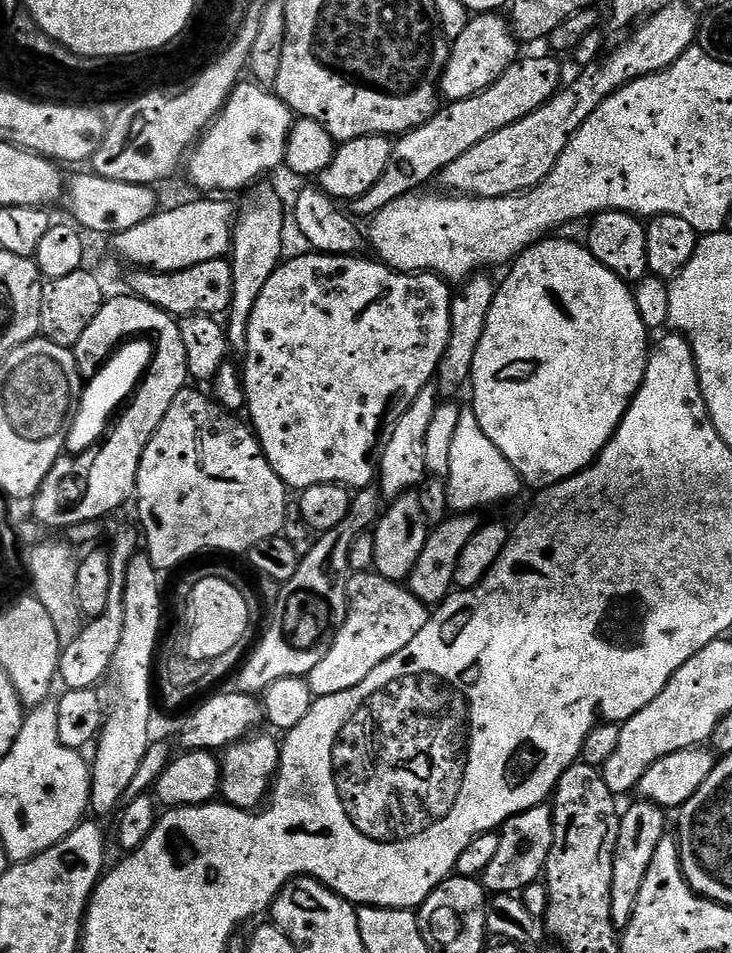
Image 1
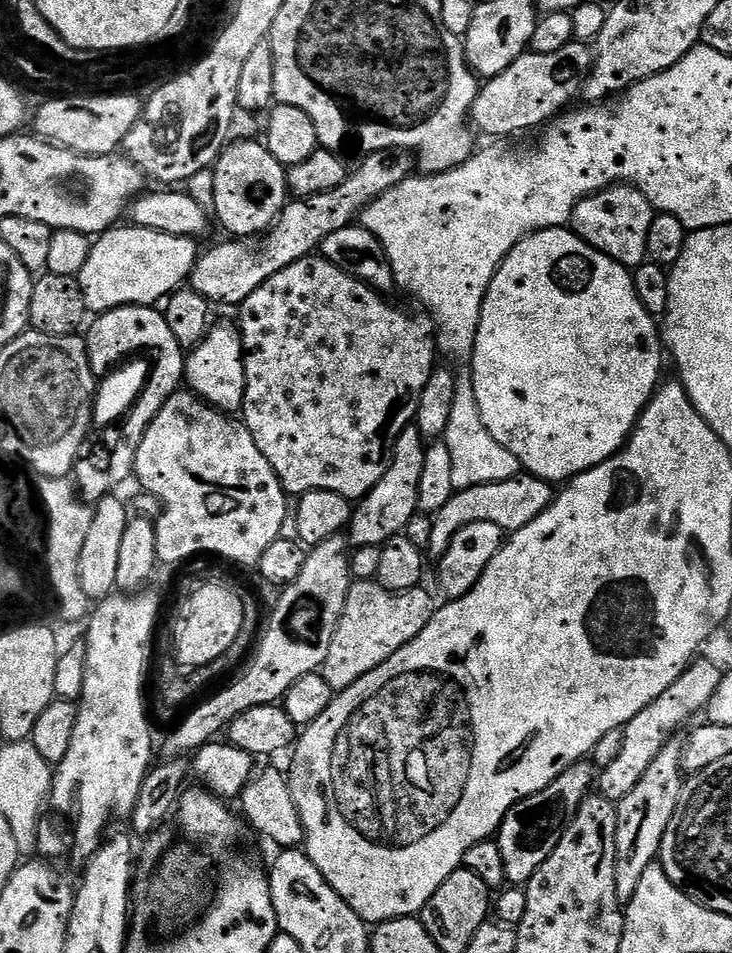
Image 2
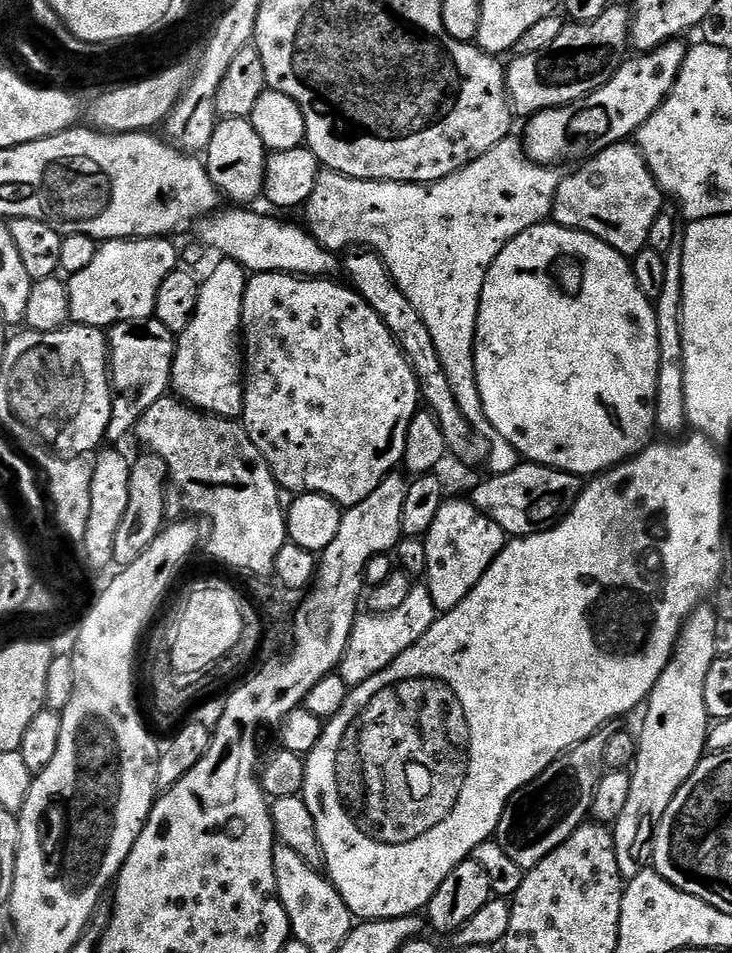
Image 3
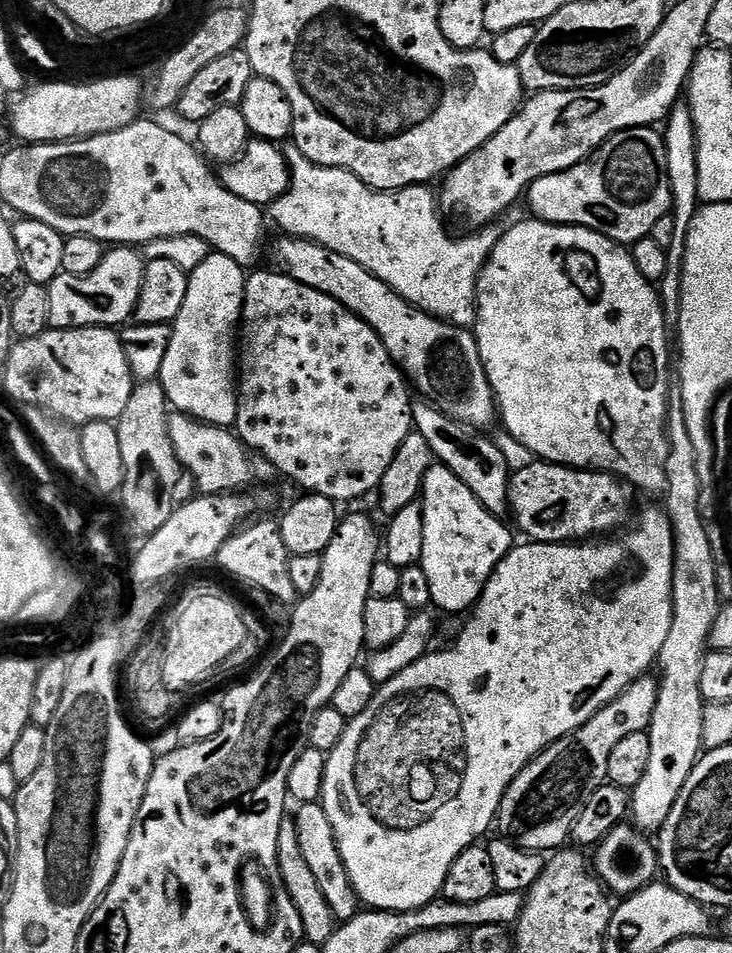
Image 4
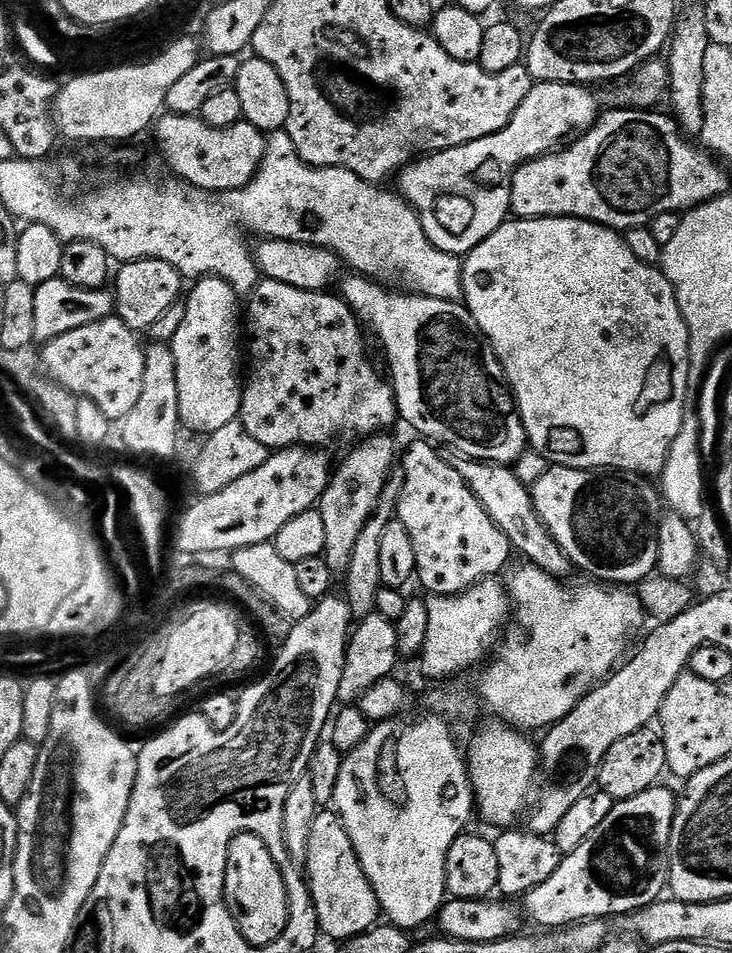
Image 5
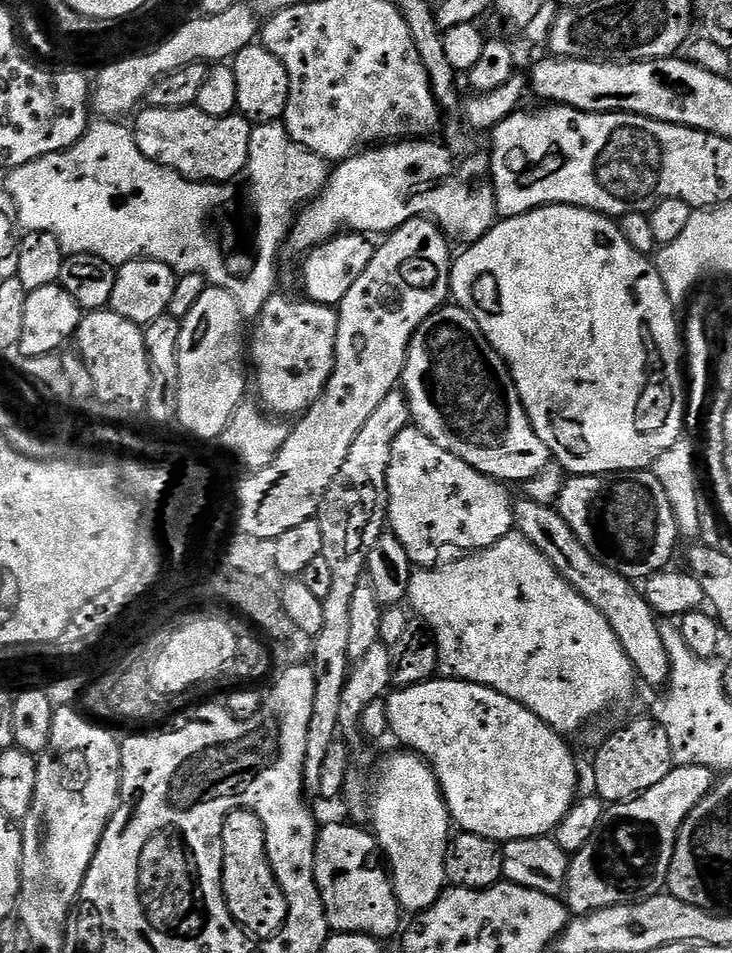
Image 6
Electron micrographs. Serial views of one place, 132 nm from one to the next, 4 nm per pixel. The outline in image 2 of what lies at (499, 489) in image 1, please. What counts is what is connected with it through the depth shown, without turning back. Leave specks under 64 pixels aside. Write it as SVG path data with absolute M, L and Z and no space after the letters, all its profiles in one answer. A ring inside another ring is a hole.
M471 371L456 372L454 402L450 406L450 422L446 422L442 443L446 450L450 450L450 463L454 465L454 486L457 490L482 486L486 482L506 482L506 478L521 475L518 458L514 458L514 454L510 454L510 450L506 450L506 446L502 446L502 442L498 442L494 434L486 430L486 422L482 422Z

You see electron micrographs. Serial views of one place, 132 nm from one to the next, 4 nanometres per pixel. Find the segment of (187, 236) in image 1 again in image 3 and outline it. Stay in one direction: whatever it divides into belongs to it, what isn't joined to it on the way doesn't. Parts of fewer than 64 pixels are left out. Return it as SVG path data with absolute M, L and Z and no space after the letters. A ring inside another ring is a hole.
M168 238L103 241L97 247L90 266L67 277L71 319L77 324L105 330L127 320L153 319L158 290L162 282L166 282L166 274L178 268L178 248L176 252L172 242Z

